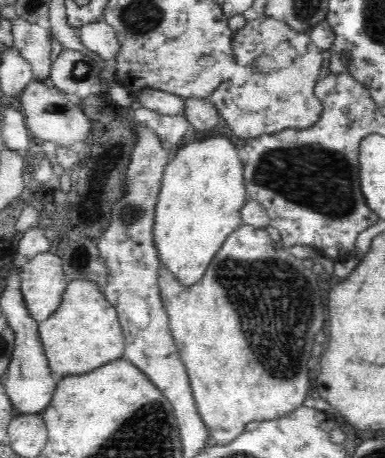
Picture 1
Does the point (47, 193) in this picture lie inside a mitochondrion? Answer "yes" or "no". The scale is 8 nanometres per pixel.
no

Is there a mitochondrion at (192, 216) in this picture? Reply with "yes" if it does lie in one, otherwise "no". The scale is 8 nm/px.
no

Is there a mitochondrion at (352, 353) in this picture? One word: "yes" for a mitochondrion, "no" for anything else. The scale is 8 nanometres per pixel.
no

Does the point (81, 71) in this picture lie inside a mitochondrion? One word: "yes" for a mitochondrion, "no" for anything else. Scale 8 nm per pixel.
yes

